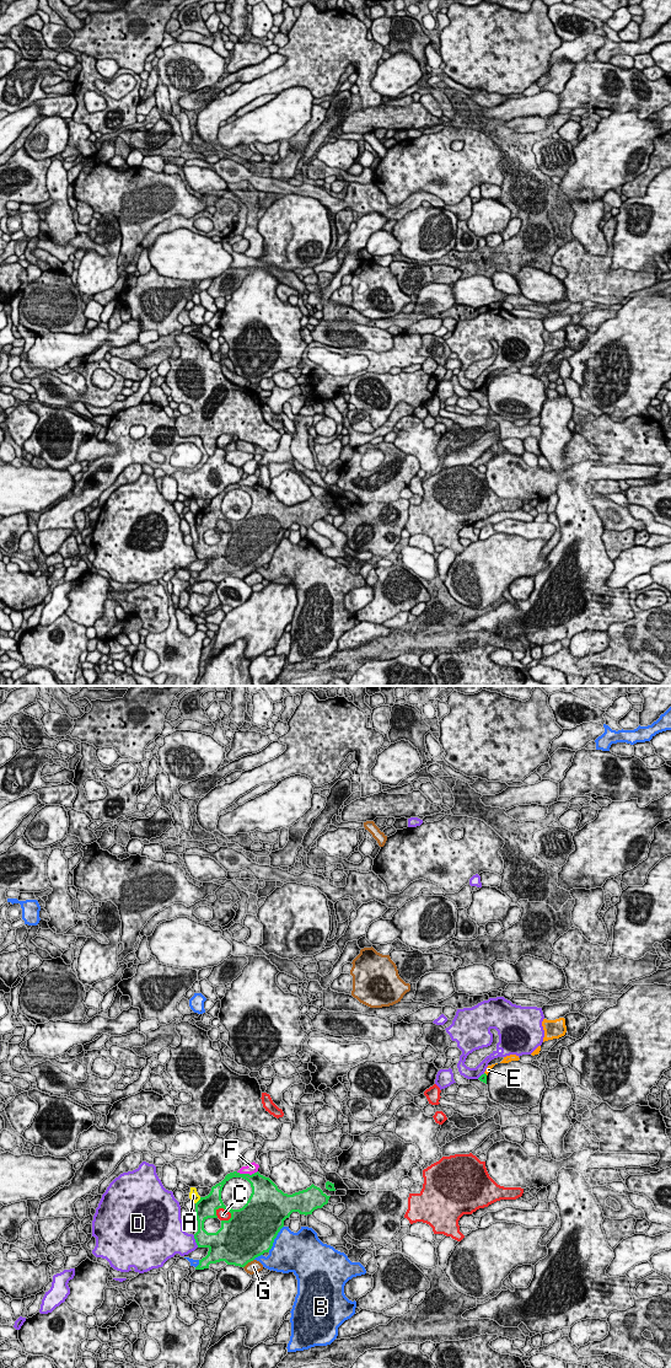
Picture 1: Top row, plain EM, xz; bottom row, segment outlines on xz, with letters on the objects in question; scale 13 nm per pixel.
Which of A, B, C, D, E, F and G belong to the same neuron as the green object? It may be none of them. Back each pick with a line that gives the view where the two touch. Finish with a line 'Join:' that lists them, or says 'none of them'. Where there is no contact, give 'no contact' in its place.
Join: none of them

